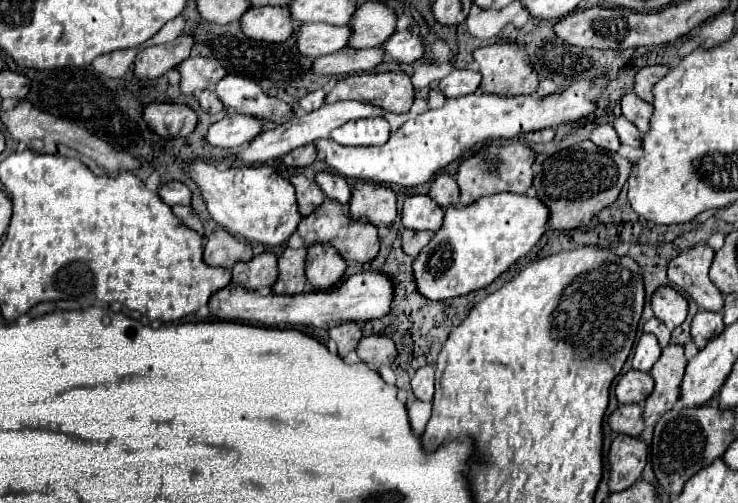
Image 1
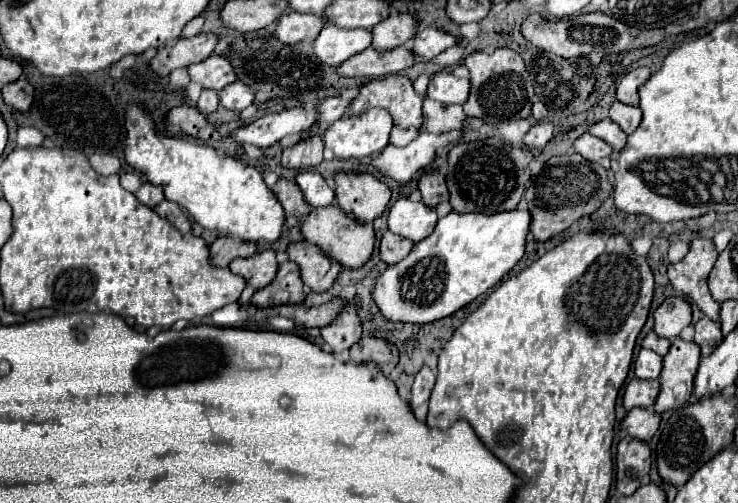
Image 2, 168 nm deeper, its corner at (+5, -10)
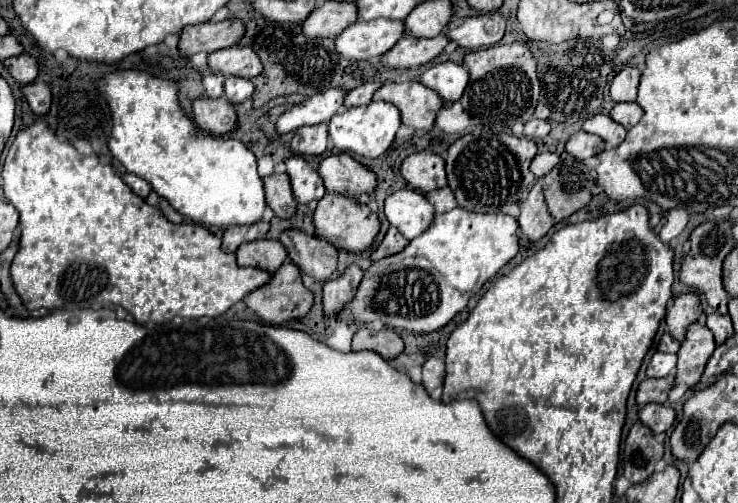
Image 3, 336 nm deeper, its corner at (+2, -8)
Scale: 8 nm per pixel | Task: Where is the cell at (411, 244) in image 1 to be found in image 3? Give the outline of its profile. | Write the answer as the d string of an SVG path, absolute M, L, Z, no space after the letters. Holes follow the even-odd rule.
M391 226L391 228L387 230L383 242L379 244L379 248L371 252L371 260L381 260L381 258L385 258L385 256L391 256L391 254L401 252L407 242L409 242L409 240L403 238L403 234L401 234L397 228Z

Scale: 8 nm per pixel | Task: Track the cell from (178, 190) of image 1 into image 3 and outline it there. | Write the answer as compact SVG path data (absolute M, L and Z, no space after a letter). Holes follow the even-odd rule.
M123 174L123 180L127 182L127 186L135 192L135 194L139 194L141 198L145 198L149 192L151 192L151 186L149 186L149 182L145 182L141 176L135 176L135 174Z

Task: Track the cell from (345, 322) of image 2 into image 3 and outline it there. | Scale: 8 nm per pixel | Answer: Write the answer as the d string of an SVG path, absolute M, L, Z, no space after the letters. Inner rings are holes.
M355 264L347 266L345 272L333 280L327 280L323 286L323 306L325 306L325 314L329 318L335 318L337 310L341 306L345 306L345 302L349 302L349 298L353 298L359 282L363 278L363 270Z

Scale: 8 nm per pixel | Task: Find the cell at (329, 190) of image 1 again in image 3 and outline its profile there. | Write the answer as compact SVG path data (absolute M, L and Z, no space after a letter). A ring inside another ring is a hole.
M295 154L285 160L285 172L291 178L293 196L301 204L309 204L311 200L321 200L325 196L325 186L315 168L311 168L303 156Z

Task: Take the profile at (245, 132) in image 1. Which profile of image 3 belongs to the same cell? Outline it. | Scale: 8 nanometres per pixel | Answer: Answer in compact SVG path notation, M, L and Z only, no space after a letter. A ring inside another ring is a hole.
M327 88L325 92L319 92L301 104L293 106L291 110L283 112L277 120L277 130L281 134L297 130L301 126L313 126L331 120L331 116L337 114L337 110L343 106L343 100L347 96L347 90L343 88Z

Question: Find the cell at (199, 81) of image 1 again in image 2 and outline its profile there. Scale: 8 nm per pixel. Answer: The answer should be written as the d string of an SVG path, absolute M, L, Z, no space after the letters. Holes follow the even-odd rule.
M210 56L198 64L190 64L188 74L192 82L198 82L202 88L216 92L236 80L230 62L220 56Z

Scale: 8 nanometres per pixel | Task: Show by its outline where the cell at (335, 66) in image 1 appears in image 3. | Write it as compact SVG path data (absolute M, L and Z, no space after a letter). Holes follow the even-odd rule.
M441 32L437 38L415 38L405 34L389 54L383 54L381 62L391 68L419 68L439 56L451 40Z

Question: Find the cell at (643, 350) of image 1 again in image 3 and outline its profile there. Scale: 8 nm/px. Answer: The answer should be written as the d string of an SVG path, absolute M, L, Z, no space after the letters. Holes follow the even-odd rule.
M655 352L649 366L647 366L647 376L651 378L663 378L675 370L677 364L677 354L663 354Z

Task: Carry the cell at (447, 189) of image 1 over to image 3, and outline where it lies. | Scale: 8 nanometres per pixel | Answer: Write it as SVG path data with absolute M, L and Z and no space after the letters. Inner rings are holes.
M429 150L409 154L401 162L401 176L417 190L431 192L447 186L445 176L445 160Z

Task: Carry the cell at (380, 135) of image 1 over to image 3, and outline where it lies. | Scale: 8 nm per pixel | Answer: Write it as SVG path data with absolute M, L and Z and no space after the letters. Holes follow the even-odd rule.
M371 102L367 106L345 108L339 114L335 114L329 120L329 136L333 140L333 146L341 152L353 152L357 156L377 158L393 144L399 126L401 126L401 116L397 106L389 102Z

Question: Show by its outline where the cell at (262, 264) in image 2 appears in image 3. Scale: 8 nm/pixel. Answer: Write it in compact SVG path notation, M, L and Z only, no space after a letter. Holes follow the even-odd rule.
M259 238L257 242L243 242L237 248L237 262L239 266L253 266L263 268L267 272L277 272L287 258L287 250L277 240Z

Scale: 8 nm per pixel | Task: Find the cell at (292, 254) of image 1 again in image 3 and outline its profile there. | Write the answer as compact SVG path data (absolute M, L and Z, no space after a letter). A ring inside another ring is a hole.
M289 262L265 286L247 294L243 302L261 320L279 326L287 320L303 318L313 306L313 294L303 286L301 270Z

